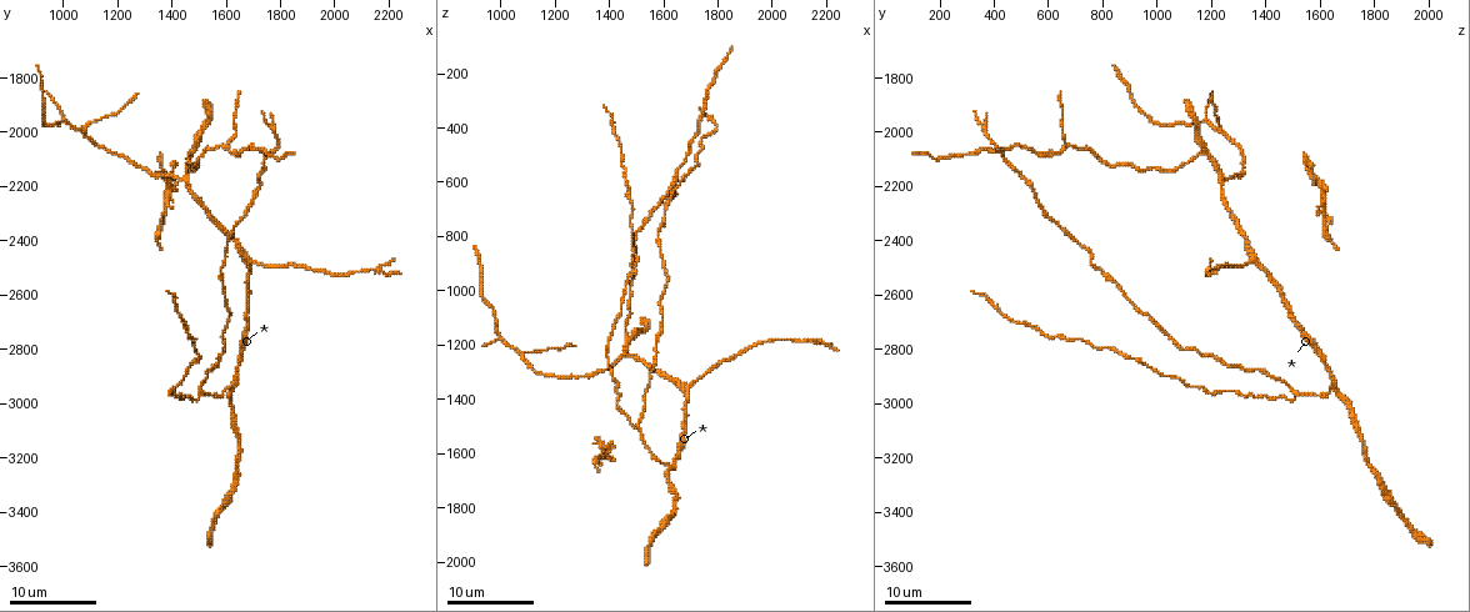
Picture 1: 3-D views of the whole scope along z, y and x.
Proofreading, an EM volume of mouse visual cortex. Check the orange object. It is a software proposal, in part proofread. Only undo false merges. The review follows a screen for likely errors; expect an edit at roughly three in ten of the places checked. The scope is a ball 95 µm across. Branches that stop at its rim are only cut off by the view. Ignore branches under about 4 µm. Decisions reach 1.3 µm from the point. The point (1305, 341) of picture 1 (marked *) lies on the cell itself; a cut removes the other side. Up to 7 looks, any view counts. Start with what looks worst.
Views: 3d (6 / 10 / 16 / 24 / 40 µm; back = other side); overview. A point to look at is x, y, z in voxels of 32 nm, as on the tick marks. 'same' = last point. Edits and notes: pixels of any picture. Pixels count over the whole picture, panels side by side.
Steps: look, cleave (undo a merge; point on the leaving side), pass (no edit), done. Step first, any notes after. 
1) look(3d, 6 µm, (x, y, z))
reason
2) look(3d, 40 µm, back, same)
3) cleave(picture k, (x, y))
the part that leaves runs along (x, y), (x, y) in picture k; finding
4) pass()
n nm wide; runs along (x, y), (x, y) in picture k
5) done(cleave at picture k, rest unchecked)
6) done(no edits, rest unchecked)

look(3d, 6 µm, (1440, 2160, 1260))
three-way junction

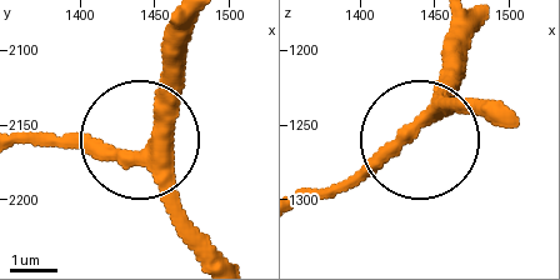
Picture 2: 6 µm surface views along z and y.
pass()
runs along (218, 250), (134, 159), (41, 143) in picture 2; one cell here

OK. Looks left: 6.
look(3d, 16 µm, (1690, 2470, 1350))
small branch off a trunk

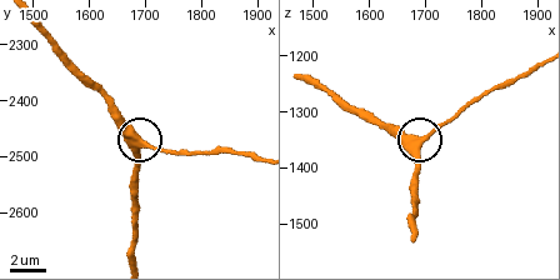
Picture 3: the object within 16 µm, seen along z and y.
look(3d, 6 µm, (1690, 2470, 1355))

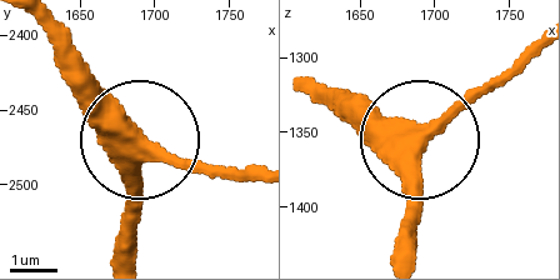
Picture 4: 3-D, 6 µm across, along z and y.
pass()
one cell here

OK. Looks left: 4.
look(3d, 10 µm, (1620, 2930, 1640))
three-way junction

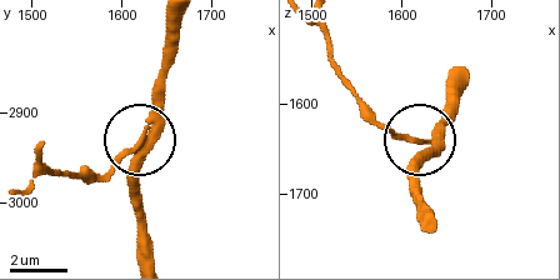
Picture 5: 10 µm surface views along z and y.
pass()
side arm 25 µm; 3 arms; continuous, no second cell

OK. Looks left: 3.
look(3d, 6 µm, (1600, 2050, 660))
two arms in line, one across

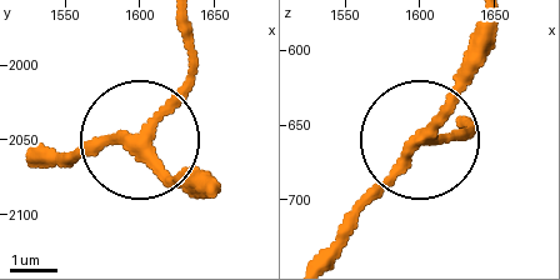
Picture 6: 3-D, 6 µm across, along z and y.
pass()
runs along (41, 164), (141, 135), (189, 68), (193, 36) in picture 6; continuous, no second cell

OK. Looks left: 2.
done(no edits, rest unchecked)

